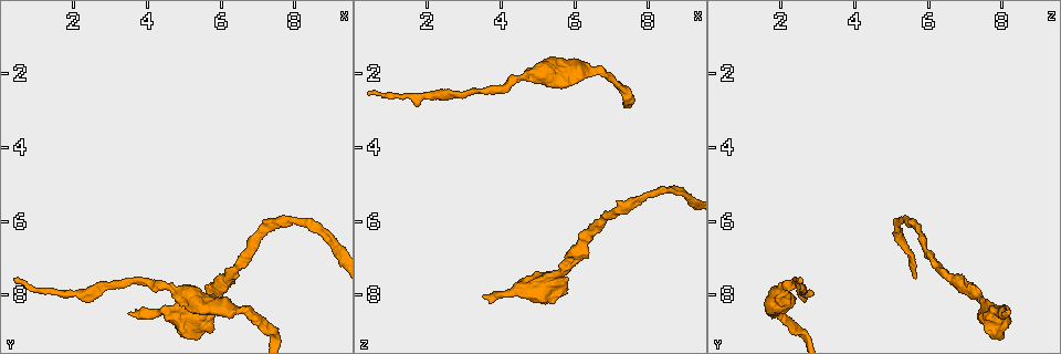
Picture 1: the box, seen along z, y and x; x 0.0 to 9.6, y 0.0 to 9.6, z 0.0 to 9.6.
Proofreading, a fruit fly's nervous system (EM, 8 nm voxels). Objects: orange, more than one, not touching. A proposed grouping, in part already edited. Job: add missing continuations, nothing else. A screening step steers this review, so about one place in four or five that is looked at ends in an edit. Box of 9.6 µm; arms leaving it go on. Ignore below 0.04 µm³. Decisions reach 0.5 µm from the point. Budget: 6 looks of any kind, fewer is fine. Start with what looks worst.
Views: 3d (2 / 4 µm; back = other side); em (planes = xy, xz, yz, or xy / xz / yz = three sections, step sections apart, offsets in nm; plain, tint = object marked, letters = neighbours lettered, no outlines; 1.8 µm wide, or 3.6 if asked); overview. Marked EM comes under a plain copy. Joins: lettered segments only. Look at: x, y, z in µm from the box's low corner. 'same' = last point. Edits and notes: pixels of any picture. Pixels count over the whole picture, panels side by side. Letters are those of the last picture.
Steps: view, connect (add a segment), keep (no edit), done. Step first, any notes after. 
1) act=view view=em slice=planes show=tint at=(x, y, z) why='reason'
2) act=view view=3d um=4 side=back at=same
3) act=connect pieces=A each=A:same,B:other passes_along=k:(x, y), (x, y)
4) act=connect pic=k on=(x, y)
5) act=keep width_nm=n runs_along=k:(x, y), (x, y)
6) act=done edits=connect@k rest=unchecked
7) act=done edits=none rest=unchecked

act=view view=3d um=4 side=back at=(3.55, 8.50, 8.05) why='free end'

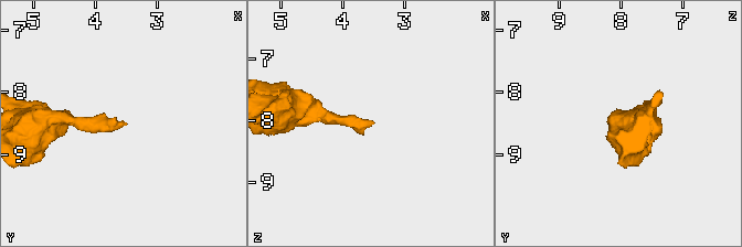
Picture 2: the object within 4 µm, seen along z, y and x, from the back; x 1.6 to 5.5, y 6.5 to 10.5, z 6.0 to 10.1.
act=view view=em slice=planes show=letters at=(3.50, 8.45, 8.05) why='now the EM'

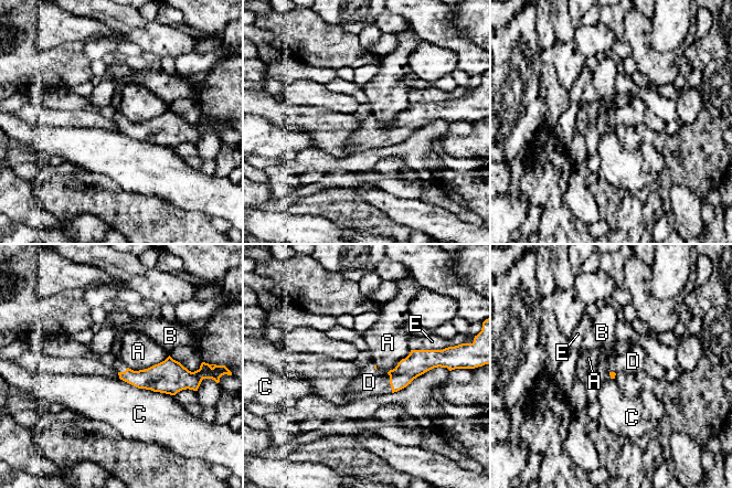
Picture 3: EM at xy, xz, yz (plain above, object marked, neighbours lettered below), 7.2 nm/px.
act=connect pieces=D each=A:other,B:other,C:other,D:same,E:other passes_along=3:(416, 363), (390, 383), (369, 382) found='the neuron continues'

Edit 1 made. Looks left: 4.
act=view view=overview

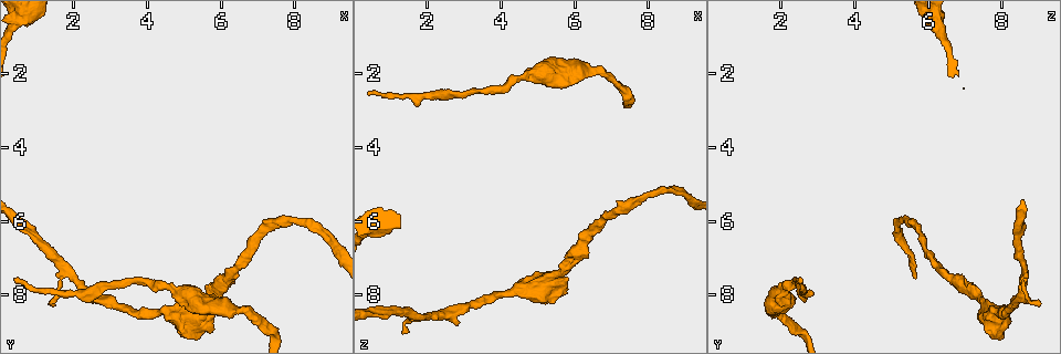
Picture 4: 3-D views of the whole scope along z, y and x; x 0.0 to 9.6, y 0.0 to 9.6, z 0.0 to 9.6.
act=view view=3d um=4 at=(5.70, 9.05, 7.85) why='stops while still wide'

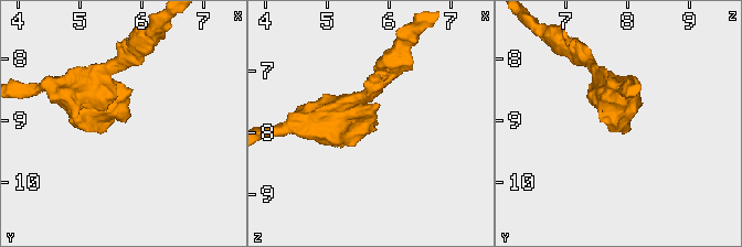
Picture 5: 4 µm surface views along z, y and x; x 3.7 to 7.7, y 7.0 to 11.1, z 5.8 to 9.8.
act=view view=em slice=xy step=8 show=letters at=(5.70, 9.05, 7.90)

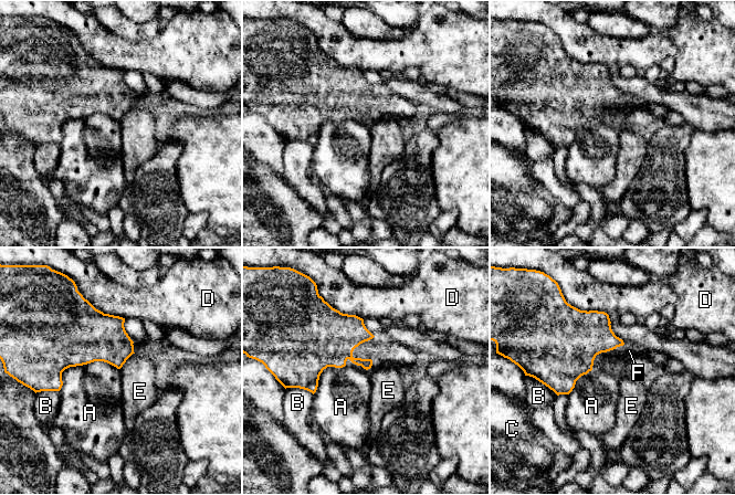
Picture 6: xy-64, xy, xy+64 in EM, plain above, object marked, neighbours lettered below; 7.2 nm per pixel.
act=keep each=A:other,B:other,C:other,D:other,E:other,F:other found='no lettered segment goes on from it'

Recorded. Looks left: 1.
act=done edits=connect@3 rest=unchecked

